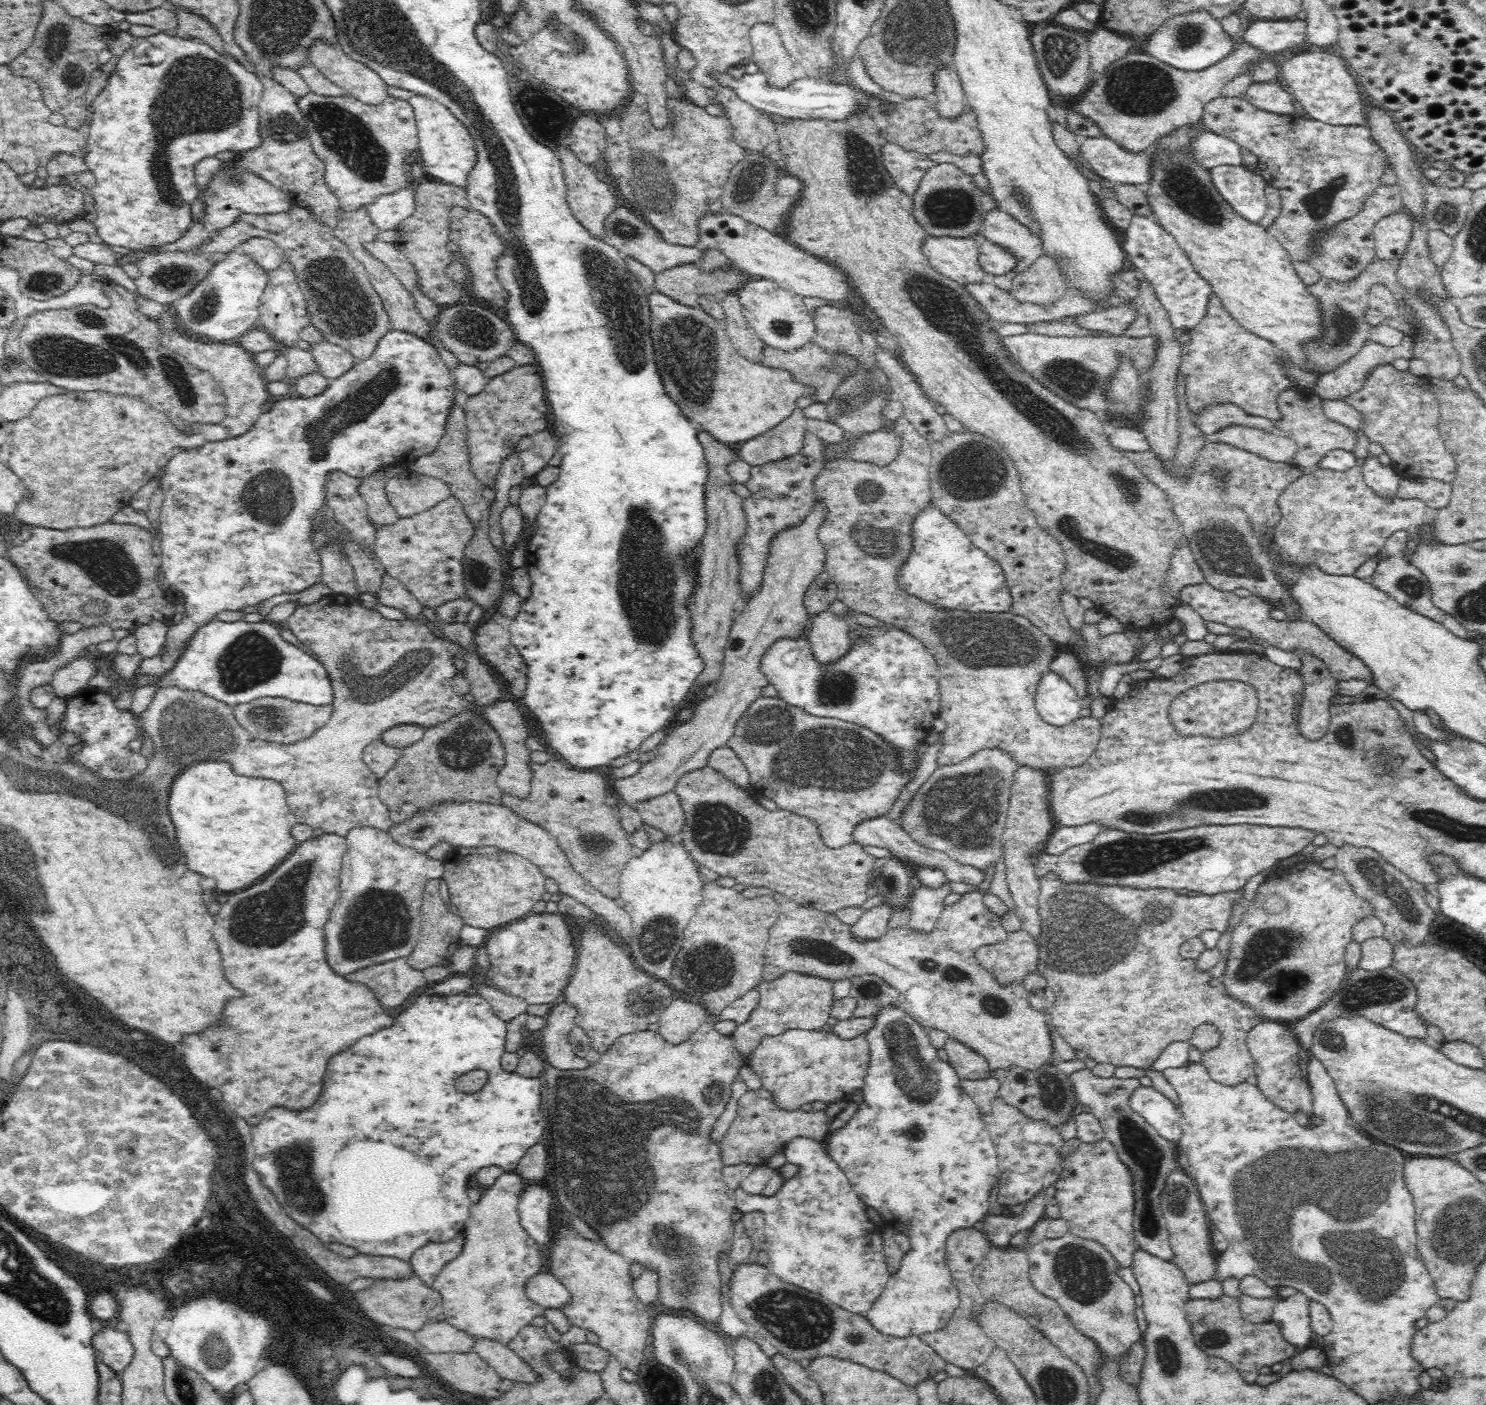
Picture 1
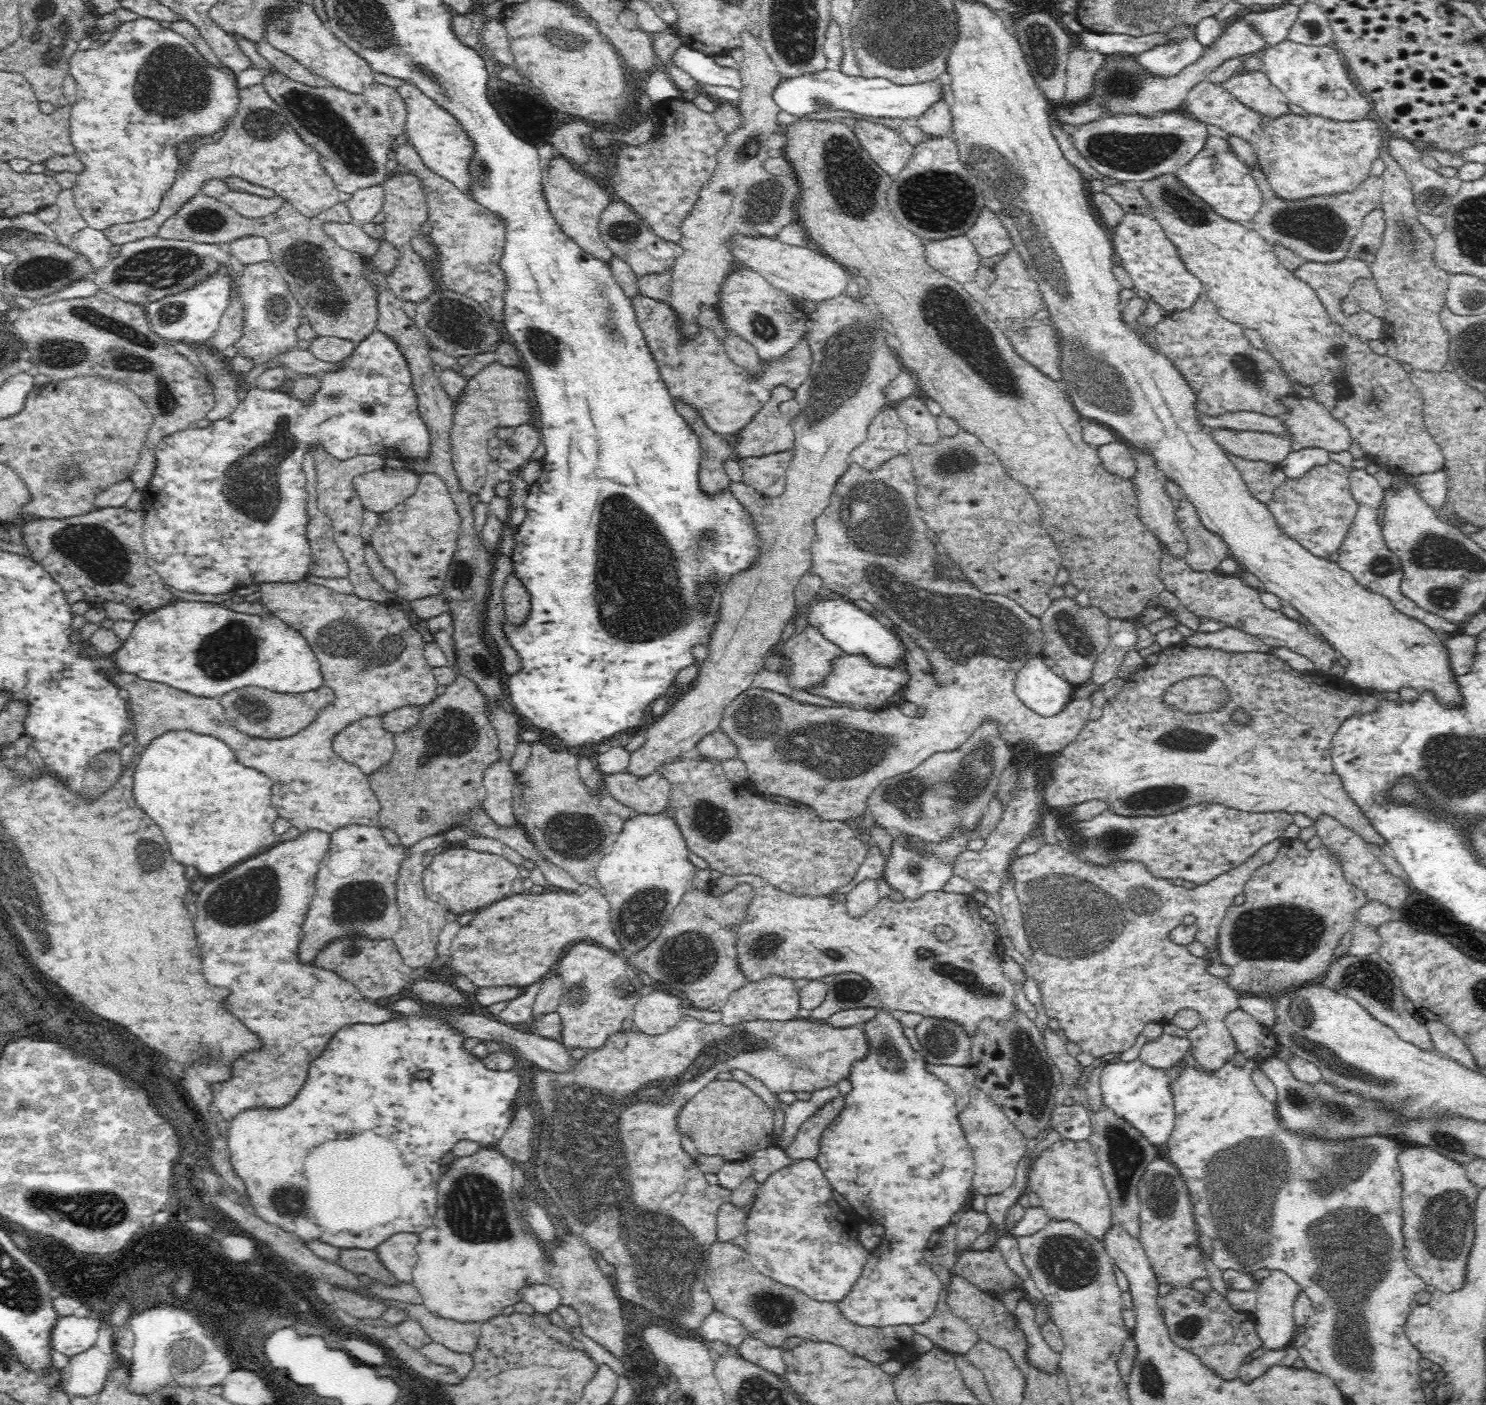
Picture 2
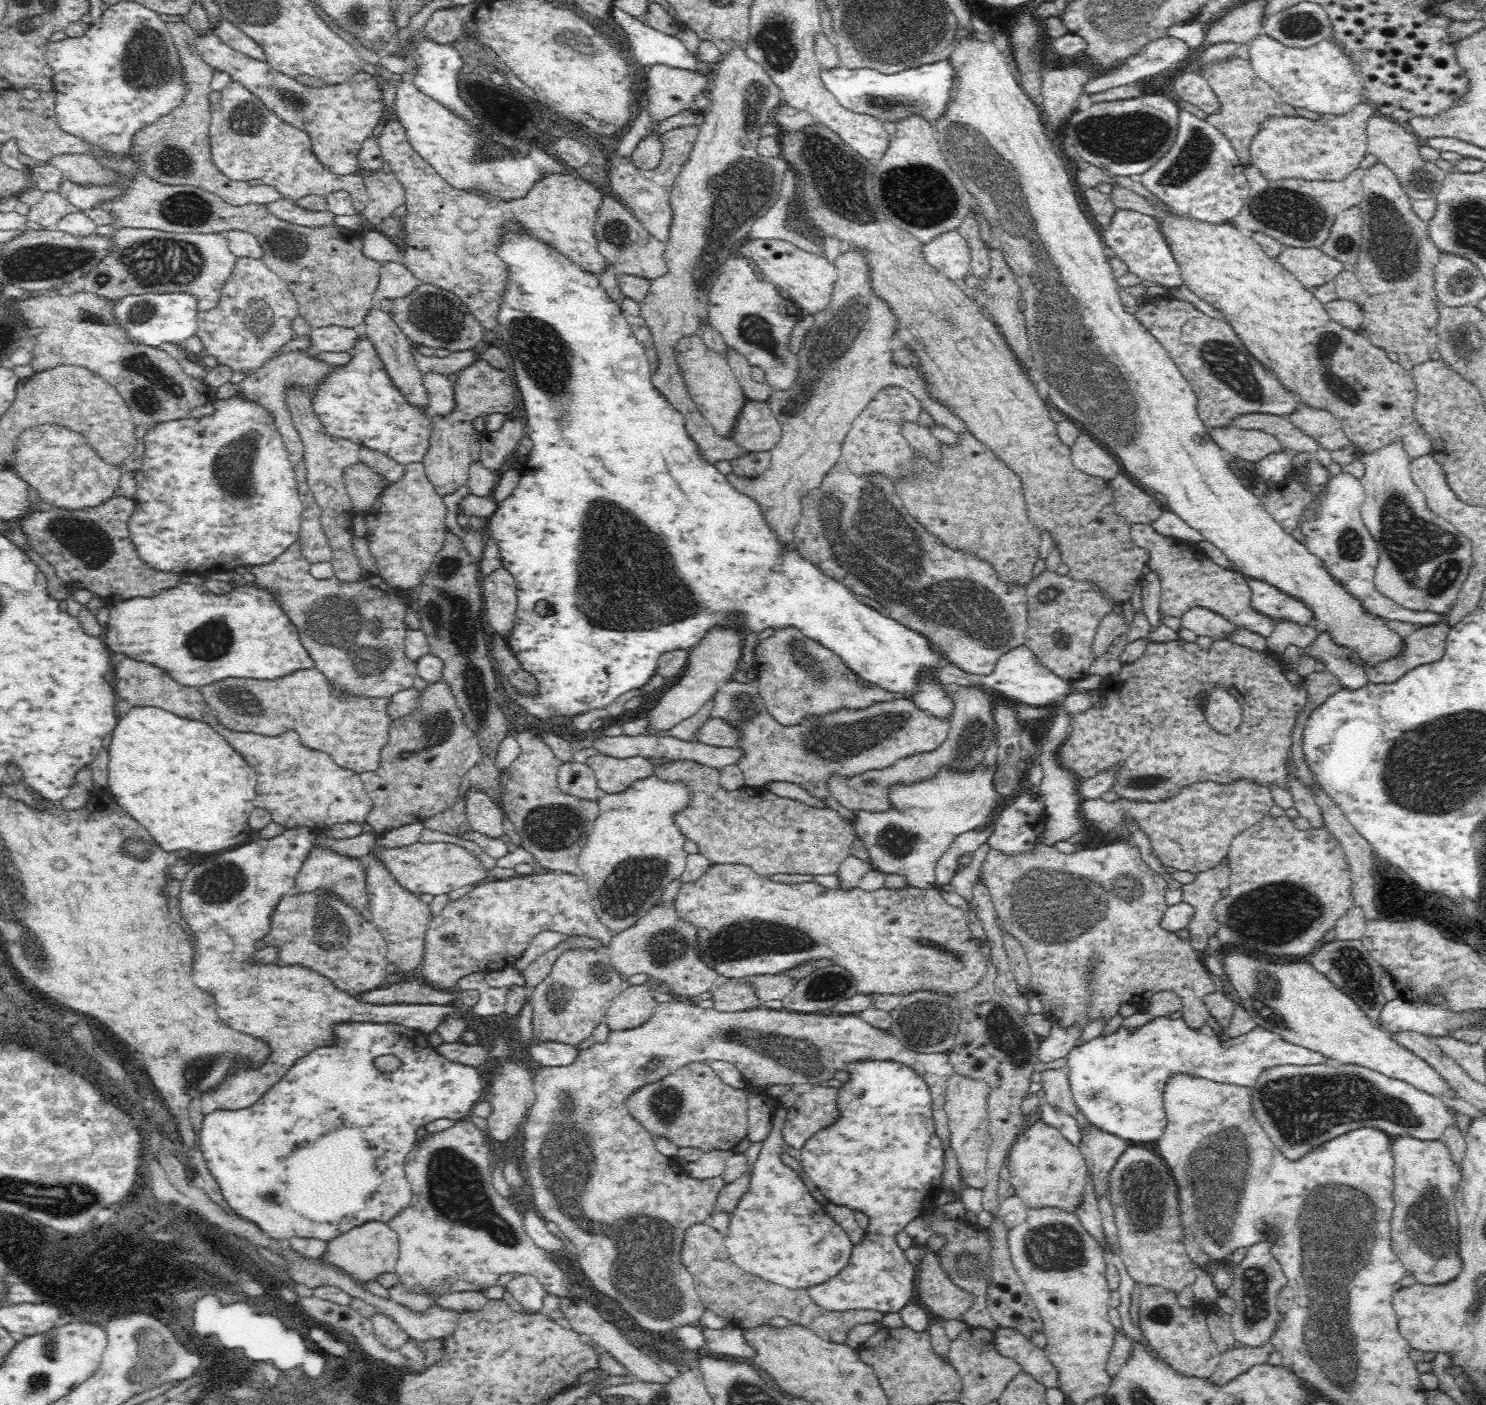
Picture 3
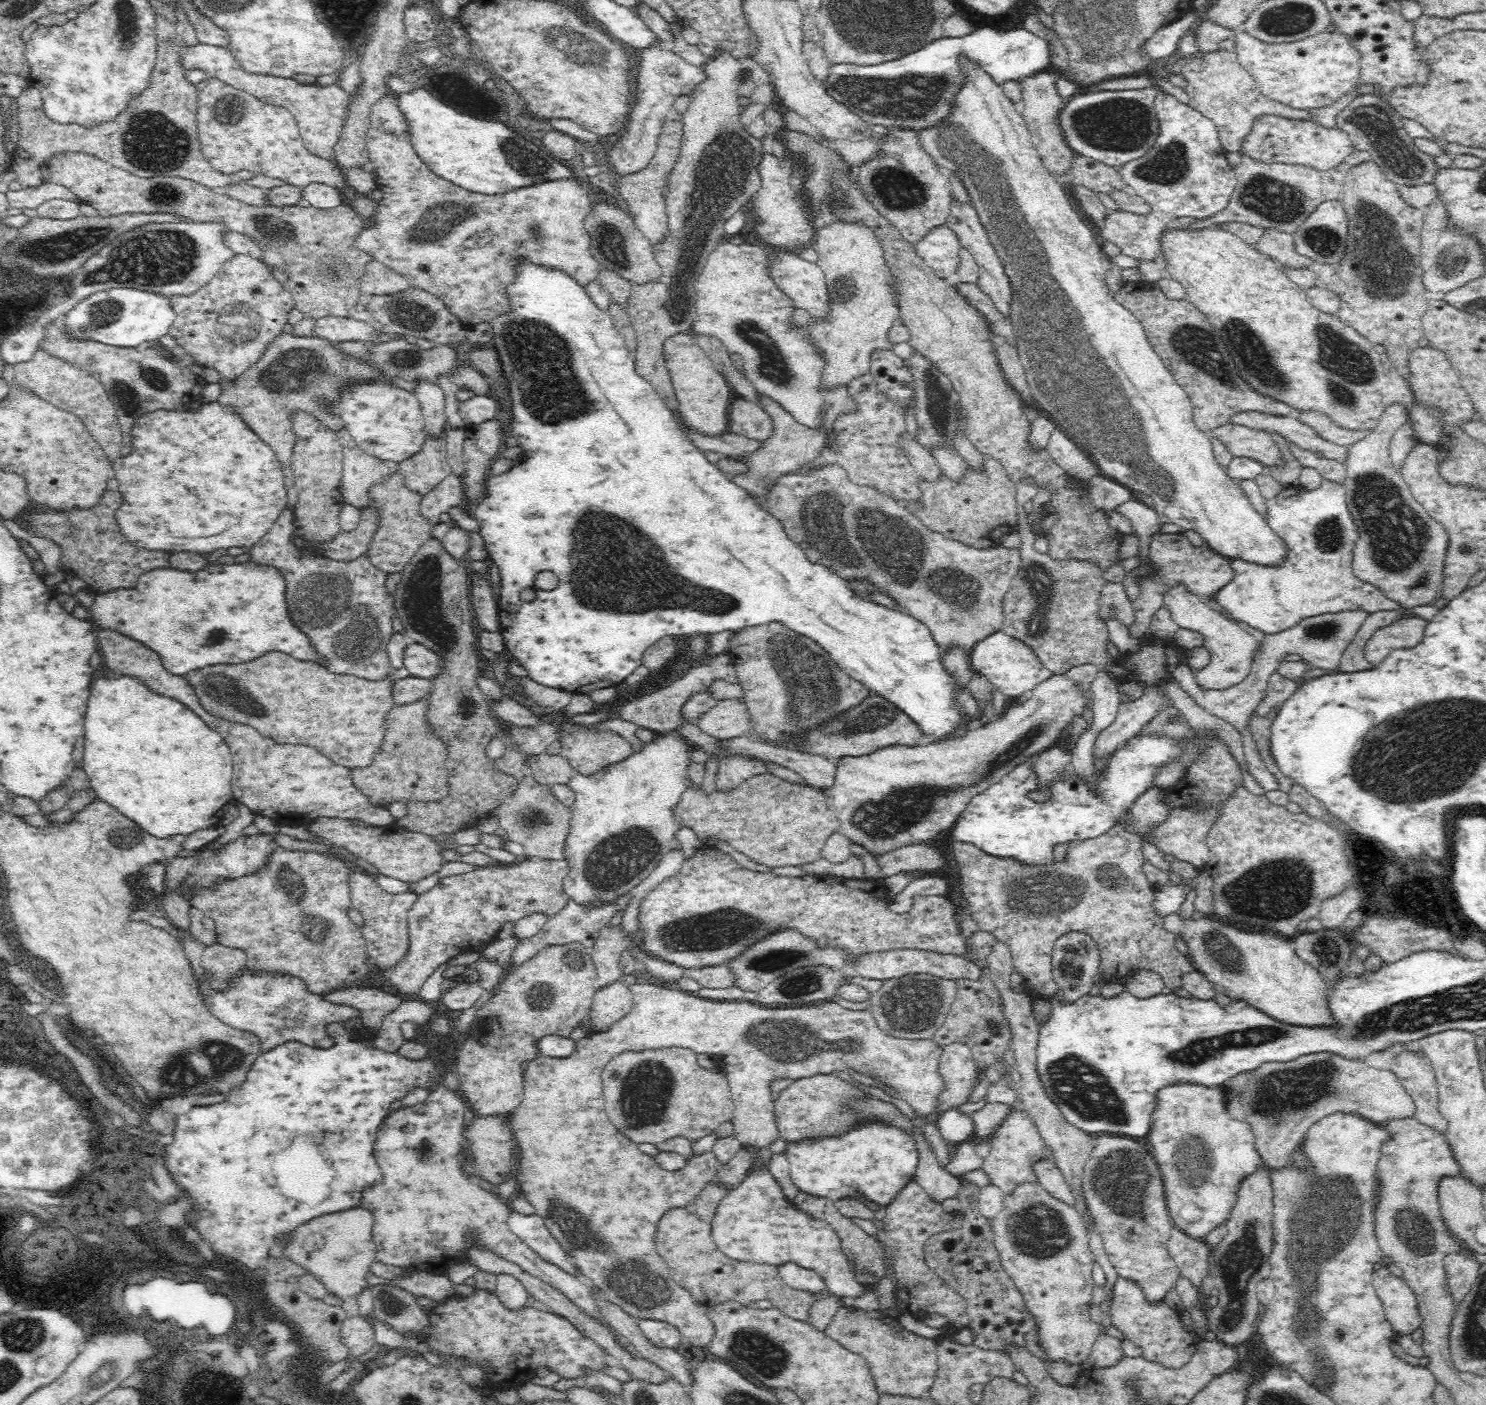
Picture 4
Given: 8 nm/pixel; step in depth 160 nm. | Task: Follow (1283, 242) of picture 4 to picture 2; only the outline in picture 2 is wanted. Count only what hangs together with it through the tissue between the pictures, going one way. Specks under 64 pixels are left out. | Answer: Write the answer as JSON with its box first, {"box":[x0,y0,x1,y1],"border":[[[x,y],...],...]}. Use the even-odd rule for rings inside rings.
{"box":[1293,255,1370,326],"border":[[[1349,255],[1328,262],[1304,260],[1293,273],[1315,290],[1328,315],[1342,326],[1347,321],[1341,308],[1341,298],[1349,293],[1356,278],[1370,276],[1367,263]]]}

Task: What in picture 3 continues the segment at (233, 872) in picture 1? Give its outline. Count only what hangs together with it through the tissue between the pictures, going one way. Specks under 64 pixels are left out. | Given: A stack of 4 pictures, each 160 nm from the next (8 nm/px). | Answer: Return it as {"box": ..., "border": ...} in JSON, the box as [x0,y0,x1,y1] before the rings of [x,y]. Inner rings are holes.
{"box":[106,705,257,858],"border":[[[132,705],[124,714],[115,714],[114,728],[109,731],[110,742],[106,744],[106,788],[113,796],[113,802],[120,806],[124,812],[128,812],[138,824],[142,824],[148,830],[151,840],[166,851],[178,849],[184,852],[194,852],[201,855],[201,858],[208,854],[216,854],[220,851],[234,848],[240,843],[248,842],[252,832],[248,823],[248,815],[256,808],[253,800],[256,799],[257,780],[252,772],[252,767],[243,759],[243,756],[221,735],[210,727],[204,720],[187,718],[172,711],[150,705]]]}

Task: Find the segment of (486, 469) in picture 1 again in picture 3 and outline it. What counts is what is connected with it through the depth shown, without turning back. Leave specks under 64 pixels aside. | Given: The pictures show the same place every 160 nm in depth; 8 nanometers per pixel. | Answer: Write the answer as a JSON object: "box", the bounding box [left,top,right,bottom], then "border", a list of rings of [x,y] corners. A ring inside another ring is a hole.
{"box":[421,360,516,495],"border":[[[476,360],[457,372],[458,378],[453,383],[455,407],[448,416],[432,415],[429,447],[421,465],[425,477],[434,490],[442,495],[454,494],[468,480],[468,464],[474,462],[469,451],[474,437],[478,438],[474,422],[483,419],[486,413],[502,412],[504,416],[512,414],[516,407],[514,398],[516,382],[512,375],[488,366],[483,360]]]}

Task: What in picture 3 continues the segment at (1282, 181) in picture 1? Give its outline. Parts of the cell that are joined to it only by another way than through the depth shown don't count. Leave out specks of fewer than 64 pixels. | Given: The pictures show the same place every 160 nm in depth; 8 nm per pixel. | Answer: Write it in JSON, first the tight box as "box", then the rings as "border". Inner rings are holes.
{"box":[1171,71,1375,180],"border":[[[1179,71],[1175,73],[1171,84],[1180,100],[1191,103],[1206,113],[1219,107],[1214,93],[1199,73]],[[1365,99],[1354,105],[1350,112],[1338,116],[1322,116],[1317,120],[1299,116],[1264,119],[1249,146],[1250,165],[1271,180],[1344,180],[1360,167],[1367,154],[1366,120],[1375,112],[1371,102]]]}

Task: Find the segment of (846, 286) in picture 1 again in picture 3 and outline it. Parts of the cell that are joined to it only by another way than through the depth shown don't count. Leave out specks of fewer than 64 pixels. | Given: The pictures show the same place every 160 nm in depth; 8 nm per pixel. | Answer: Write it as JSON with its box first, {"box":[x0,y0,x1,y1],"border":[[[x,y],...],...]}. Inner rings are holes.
{"box":[742,238,837,315],"border":[[[772,238],[749,239],[742,244],[742,253],[746,258],[754,260],[763,274],[790,296],[803,315],[820,313],[830,305],[837,273],[825,256],[814,256],[791,243]]]}

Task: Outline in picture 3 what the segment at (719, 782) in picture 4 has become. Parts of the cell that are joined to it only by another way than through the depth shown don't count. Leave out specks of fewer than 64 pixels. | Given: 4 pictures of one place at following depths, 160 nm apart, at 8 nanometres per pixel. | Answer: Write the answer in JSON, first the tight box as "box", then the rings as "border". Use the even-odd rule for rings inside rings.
{"box":[737,698,950,799],"border":[[[896,698],[875,702],[861,710],[840,710],[840,713],[826,714],[823,718],[810,718],[796,726],[778,725],[762,712],[756,712],[742,722],[739,744],[743,756],[738,759],[737,766],[742,770],[746,786],[794,783],[822,799],[829,795],[824,782],[834,771],[853,775],[892,766],[897,760],[918,751],[935,749],[945,739],[950,719],[934,719],[916,710],[910,700]]]}

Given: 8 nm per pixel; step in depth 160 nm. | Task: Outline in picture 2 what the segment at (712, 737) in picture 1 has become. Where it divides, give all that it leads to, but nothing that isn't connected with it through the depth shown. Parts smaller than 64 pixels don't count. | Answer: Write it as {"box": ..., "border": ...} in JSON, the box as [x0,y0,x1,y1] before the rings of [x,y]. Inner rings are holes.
{"box":[627,340,903,775],"border":[[[882,340],[880,348],[872,352],[872,360],[868,360],[866,372],[862,374],[858,388],[852,392],[852,396],[848,396],[836,406],[836,408],[846,406],[846,410],[834,408],[828,416],[824,416],[822,420],[812,421],[810,426],[800,426],[798,419],[796,419],[796,424],[791,424],[792,458],[790,462],[787,462],[787,467],[783,472],[783,489],[777,495],[760,493],[758,500],[748,500],[746,504],[750,506],[752,514],[756,514],[756,525],[758,525],[756,529],[758,529],[758,537],[762,539],[758,564],[736,574],[729,582],[726,582],[723,591],[718,595],[719,616],[710,642],[708,642],[708,656],[696,664],[698,667],[696,681],[691,684],[692,688],[686,694],[680,694],[680,698],[658,720],[644,727],[644,744],[636,750],[629,751],[627,770],[630,773],[647,775],[650,771],[658,771],[664,763],[674,761],[672,758],[677,758],[678,753],[695,750],[696,743],[702,735],[719,728],[722,712],[728,703],[740,691],[752,688],[755,675],[765,667],[767,655],[780,641],[782,632],[790,622],[791,616],[795,614],[793,590],[798,585],[798,579],[808,572],[811,565],[810,545],[815,535],[814,519],[827,507],[832,486],[836,484],[836,479],[840,478],[844,470],[848,469],[851,450],[866,438],[869,422],[880,409],[888,406],[884,389],[903,369],[896,353],[890,354],[884,341]]]}

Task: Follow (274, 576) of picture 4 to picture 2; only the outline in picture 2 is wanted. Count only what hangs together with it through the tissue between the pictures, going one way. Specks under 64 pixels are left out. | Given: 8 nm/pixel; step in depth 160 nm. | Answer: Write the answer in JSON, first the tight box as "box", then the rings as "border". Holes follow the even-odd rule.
{"box":[111,600,324,697],"border":[[[174,600],[168,606],[142,612],[132,622],[130,636],[111,653],[118,671],[126,671],[145,680],[162,682],[178,690],[201,697],[214,697],[240,686],[256,686],[270,691],[295,693],[316,690],[324,683],[318,658],[300,631],[272,614],[245,614],[225,608],[224,603],[202,600]]]}

